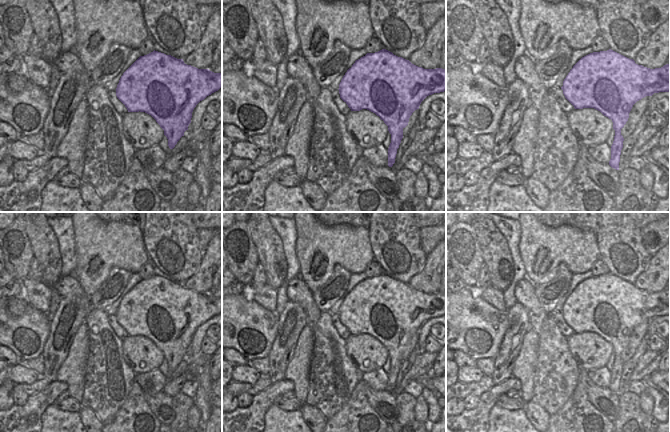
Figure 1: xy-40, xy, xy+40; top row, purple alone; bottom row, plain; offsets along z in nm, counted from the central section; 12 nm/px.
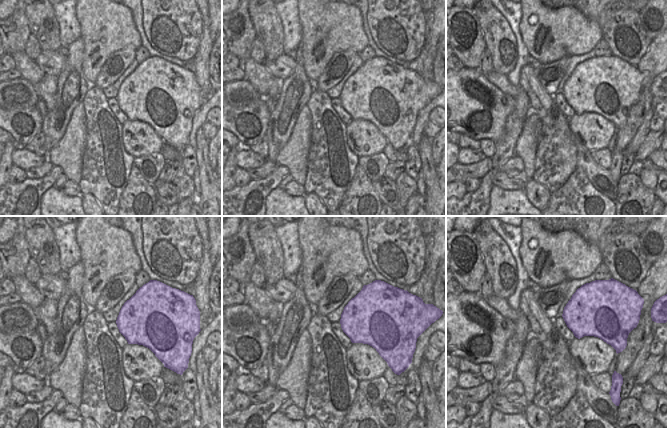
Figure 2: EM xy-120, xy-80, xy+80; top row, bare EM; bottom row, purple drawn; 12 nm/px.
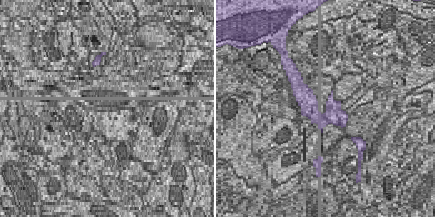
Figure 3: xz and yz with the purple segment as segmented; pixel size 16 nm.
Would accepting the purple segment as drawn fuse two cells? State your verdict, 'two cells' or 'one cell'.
two cells

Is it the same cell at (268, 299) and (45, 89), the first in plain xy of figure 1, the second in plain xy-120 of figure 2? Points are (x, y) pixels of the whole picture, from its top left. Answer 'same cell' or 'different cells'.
different cells

